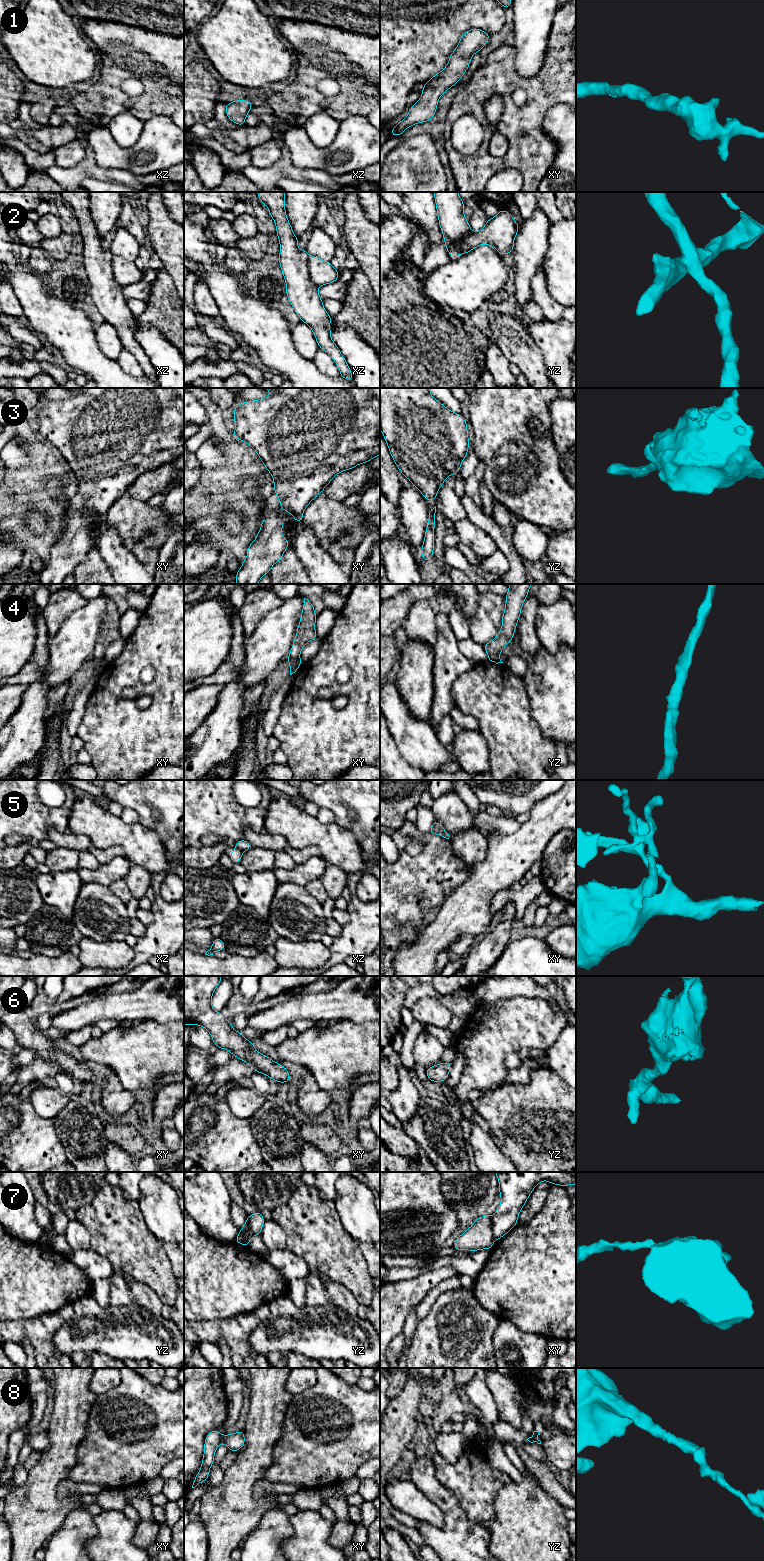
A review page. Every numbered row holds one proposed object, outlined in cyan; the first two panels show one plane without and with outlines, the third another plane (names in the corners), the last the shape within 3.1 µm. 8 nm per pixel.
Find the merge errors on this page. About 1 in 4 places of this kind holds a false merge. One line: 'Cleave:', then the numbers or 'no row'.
Cleave: 2, 5, 7, 8

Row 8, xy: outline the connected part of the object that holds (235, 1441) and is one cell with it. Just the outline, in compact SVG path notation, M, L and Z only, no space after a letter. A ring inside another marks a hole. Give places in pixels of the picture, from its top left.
M244 1431L224 1435L222 1441L230 1451L238 1452L245 1444Z

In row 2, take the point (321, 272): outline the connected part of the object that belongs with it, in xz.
M309 256L307 265L310 279L317 287L338 281L339 270L335 269L329 261Z

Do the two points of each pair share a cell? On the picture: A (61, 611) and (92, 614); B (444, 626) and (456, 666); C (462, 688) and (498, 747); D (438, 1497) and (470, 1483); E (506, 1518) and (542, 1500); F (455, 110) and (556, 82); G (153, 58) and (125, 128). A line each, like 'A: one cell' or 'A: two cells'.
A: two cells
B: one cell
C: one cell
D: two cells
E: one cell
F: one cell
G: two cells

